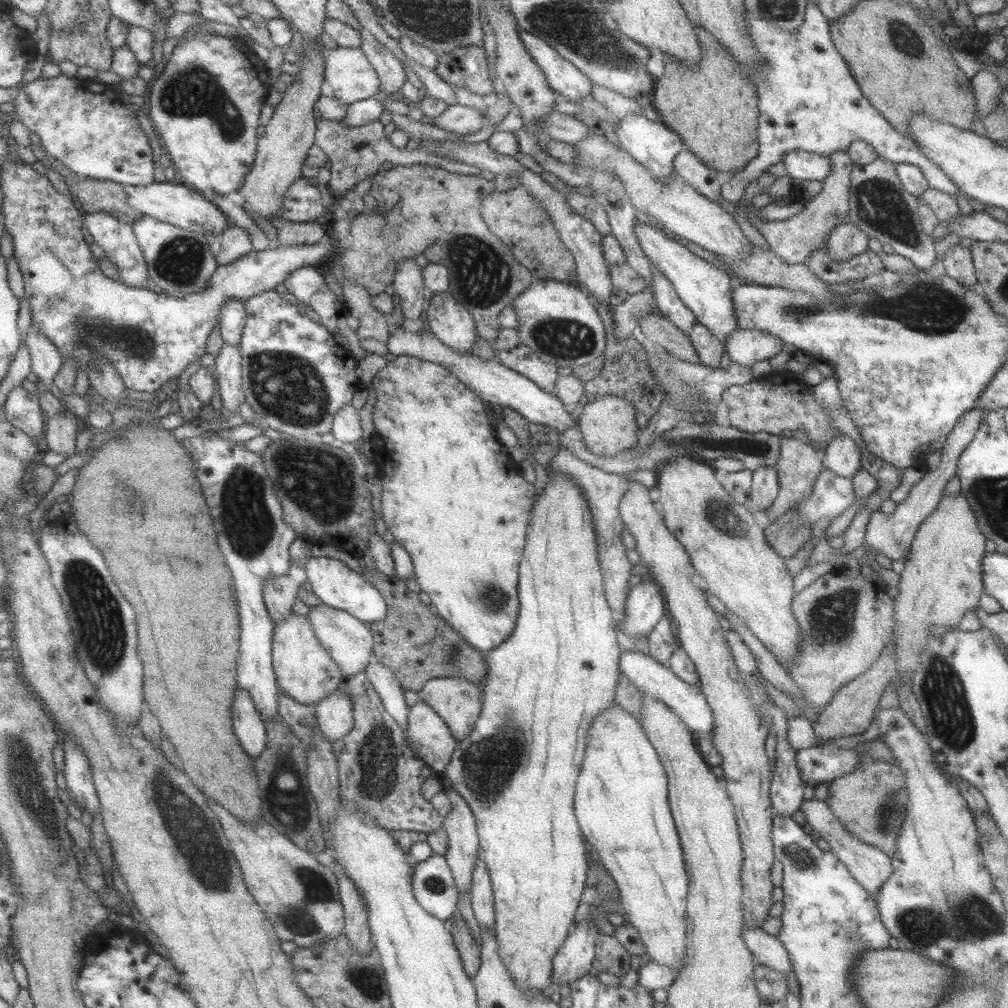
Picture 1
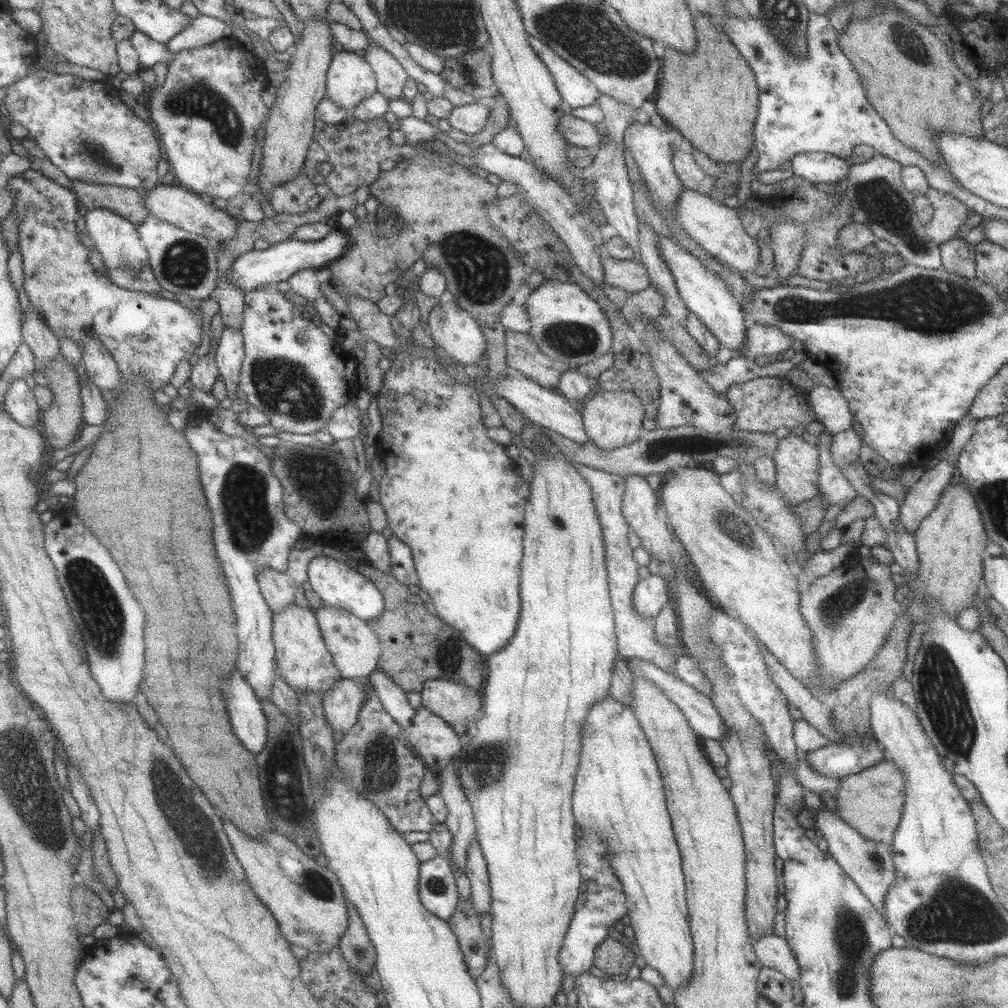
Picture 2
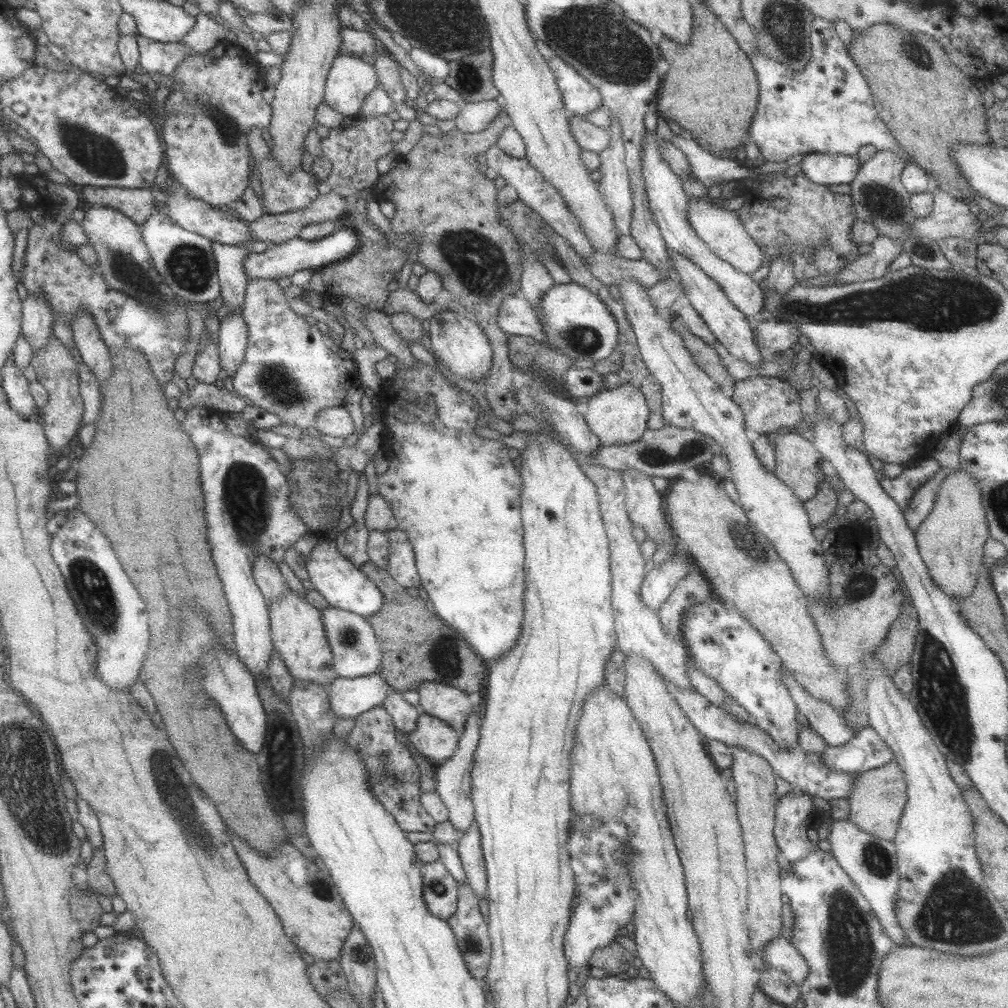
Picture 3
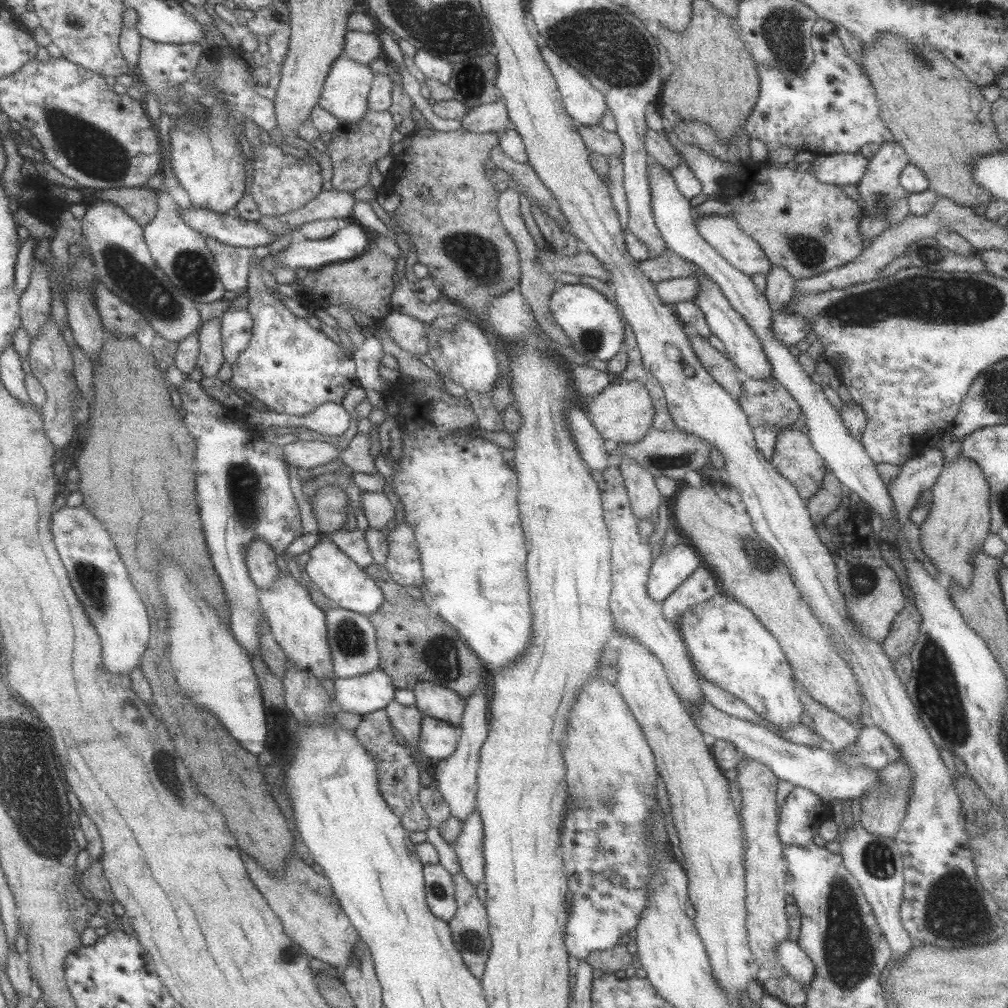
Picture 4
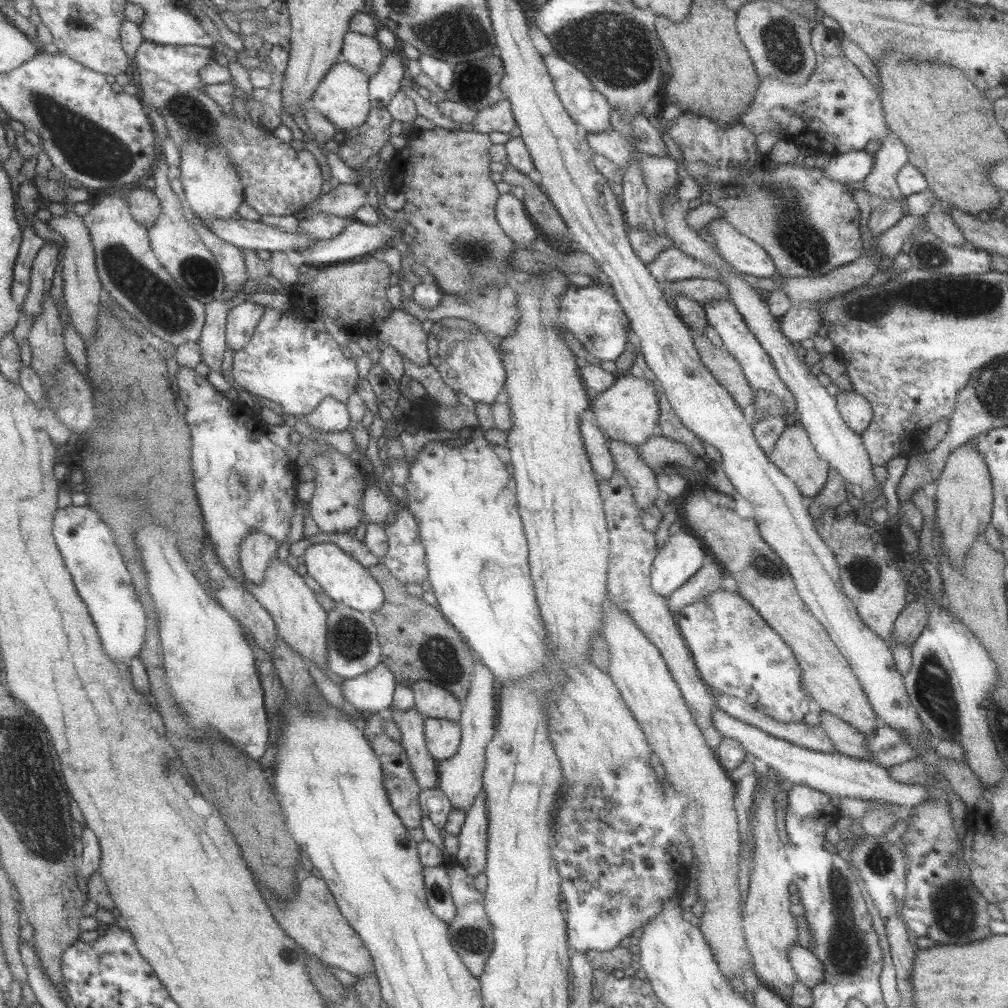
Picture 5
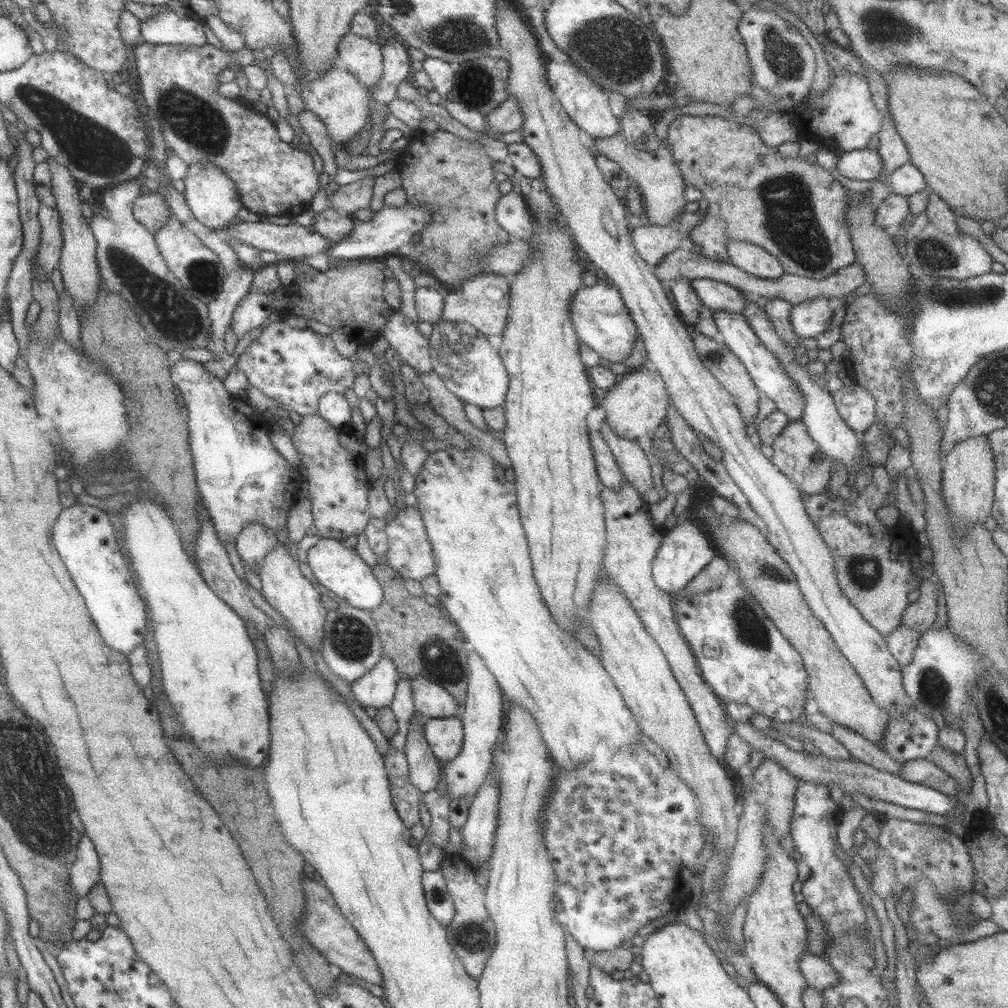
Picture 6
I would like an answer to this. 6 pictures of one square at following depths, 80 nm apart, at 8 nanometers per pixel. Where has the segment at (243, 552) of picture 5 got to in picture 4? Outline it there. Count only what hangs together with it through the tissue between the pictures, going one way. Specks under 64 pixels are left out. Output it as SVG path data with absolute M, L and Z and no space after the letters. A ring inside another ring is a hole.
M255 539L247 546L245 553L247 576L256 590L265 591L273 587L277 581L277 565L275 565L275 553L269 549L267 543L261 539Z

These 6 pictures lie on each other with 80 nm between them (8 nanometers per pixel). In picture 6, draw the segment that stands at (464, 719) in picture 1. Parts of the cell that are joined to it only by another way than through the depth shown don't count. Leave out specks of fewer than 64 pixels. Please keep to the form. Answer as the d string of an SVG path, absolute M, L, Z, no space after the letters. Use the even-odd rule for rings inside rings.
M418 676L410 681L415 711L428 718L449 718L458 716L459 704L442 686L428 678Z

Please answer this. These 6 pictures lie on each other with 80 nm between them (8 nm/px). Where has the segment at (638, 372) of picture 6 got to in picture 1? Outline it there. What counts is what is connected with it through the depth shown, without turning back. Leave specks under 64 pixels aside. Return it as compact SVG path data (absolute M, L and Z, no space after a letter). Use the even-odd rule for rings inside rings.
M610 394L591 401L584 400L577 428L581 432L582 443L588 447L591 454L597 456L613 456L623 449L632 448L641 433L634 421L632 402Z

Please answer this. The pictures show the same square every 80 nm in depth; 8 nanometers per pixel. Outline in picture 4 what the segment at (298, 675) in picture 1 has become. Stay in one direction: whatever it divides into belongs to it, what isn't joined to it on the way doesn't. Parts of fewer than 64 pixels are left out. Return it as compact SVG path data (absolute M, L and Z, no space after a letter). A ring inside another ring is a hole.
M277 572L277 581L273 583L271 589L265 591L256 590L260 607L263 610L264 618L273 635L273 640L279 645L283 652L284 658L293 663L299 670L305 670L311 675L319 678L334 679L334 668L331 660L330 649L326 637L326 620L324 611L319 609L309 598L308 590L302 588L289 574L284 576L283 573Z

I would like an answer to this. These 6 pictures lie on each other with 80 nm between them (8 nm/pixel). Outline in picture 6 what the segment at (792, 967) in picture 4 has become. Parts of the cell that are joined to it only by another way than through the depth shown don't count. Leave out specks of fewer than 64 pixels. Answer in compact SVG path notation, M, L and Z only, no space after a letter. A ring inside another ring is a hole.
M803 953L798 958L797 966L807 987L821 991L837 982L837 973L821 955Z

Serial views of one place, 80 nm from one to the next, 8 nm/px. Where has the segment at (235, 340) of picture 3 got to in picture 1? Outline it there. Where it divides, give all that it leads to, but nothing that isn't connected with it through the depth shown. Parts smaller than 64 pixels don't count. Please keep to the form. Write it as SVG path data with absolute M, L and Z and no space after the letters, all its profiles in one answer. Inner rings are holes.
M223 344L214 358L213 368L217 371L216 391L222 408L231 414L238 414L239 406L244 403L240 360L240 347L232 344Z

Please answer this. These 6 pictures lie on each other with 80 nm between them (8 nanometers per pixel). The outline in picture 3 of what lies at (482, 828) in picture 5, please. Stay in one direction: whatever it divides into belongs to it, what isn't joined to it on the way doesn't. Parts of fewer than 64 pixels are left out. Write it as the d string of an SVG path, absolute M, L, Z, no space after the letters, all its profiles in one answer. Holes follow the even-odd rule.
M473 821L465 834L455 842L462 869L475 898L481 900L486 896L486 868L480 847L480 834L477 823Z

